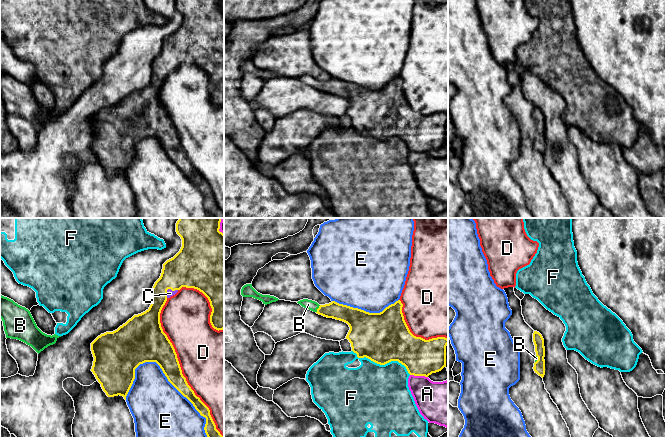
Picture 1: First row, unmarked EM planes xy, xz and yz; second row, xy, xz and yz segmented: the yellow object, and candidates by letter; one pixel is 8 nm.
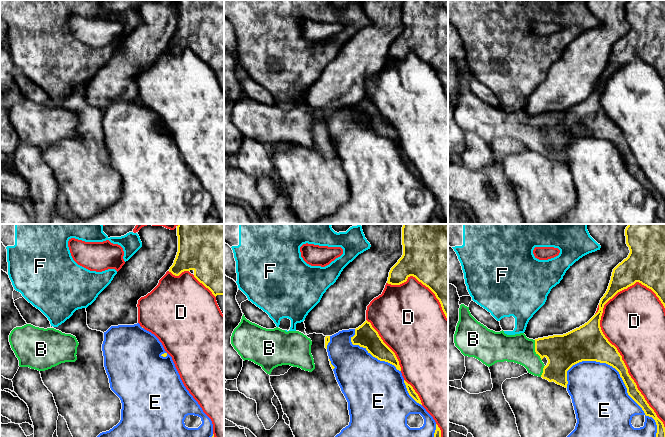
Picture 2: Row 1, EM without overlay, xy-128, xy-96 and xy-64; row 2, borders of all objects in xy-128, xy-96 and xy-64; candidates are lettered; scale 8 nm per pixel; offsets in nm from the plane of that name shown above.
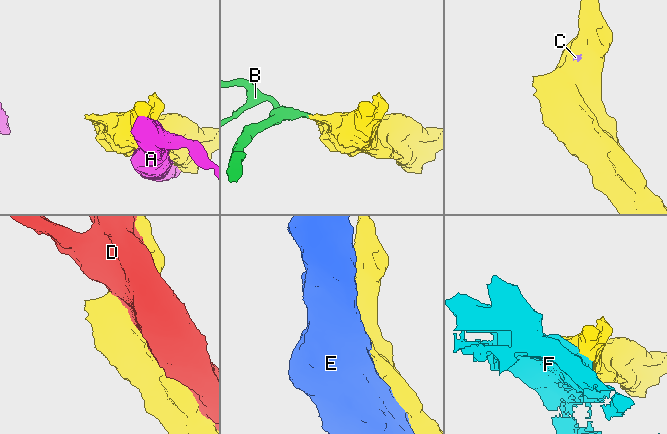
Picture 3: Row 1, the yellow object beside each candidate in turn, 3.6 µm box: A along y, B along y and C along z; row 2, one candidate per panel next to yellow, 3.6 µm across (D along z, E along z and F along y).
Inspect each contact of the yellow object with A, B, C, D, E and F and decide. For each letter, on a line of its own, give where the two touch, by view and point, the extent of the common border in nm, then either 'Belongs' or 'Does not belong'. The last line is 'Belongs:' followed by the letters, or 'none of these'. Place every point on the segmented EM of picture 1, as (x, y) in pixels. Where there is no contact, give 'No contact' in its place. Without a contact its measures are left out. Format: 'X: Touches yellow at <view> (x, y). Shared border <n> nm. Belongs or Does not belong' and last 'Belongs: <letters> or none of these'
A: Touches yellow at xz (419, 375). Shared border 150 nm. Does not belong
B: Touches yellow at xz (317, 309). Shared border 70 nm. Belongs
C: Touches yellow at xy (168, 288). Shared border 120 nm. Belongs
D: Touches yellow at xy (180, 367). Shared border 1200 nm. Does not belong
E: Touches yellow at xy (180, 392). Shared border 800 nm. Does not belong
F: Touches yellow at xz (382, 364). Shared border 500 nm. Does not belong
Belongs: B, C

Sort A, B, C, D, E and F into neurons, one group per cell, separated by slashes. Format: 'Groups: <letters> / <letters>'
Groups: A / B C / D / E / F

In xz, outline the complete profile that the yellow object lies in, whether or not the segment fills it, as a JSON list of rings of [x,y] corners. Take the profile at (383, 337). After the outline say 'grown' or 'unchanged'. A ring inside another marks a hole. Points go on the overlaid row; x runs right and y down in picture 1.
[[[303,299],[297,303],[324,317],[347,323],[350,330],[346,339],[358,358],[366,357],[380,365],[398,361],[414,376],[428,377],[446,367],[448,339],[425,340],[414,336],[404,320],[400,300],[380,313],[369,313],[335,301],[319,305]]]; grown

